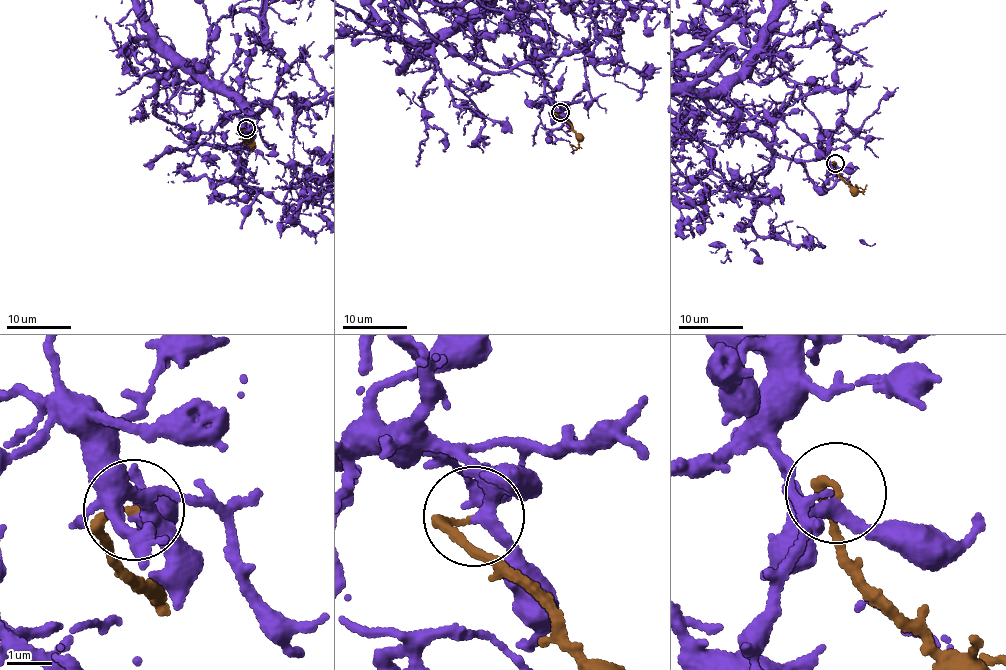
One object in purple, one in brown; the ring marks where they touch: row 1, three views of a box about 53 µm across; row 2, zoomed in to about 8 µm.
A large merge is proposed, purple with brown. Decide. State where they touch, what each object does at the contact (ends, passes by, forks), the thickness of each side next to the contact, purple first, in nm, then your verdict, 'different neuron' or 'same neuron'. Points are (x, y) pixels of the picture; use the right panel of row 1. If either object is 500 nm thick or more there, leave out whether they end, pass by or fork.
place (835, 163); purple forks; brown ends; calibres 240 and 140 nm; different neuron

